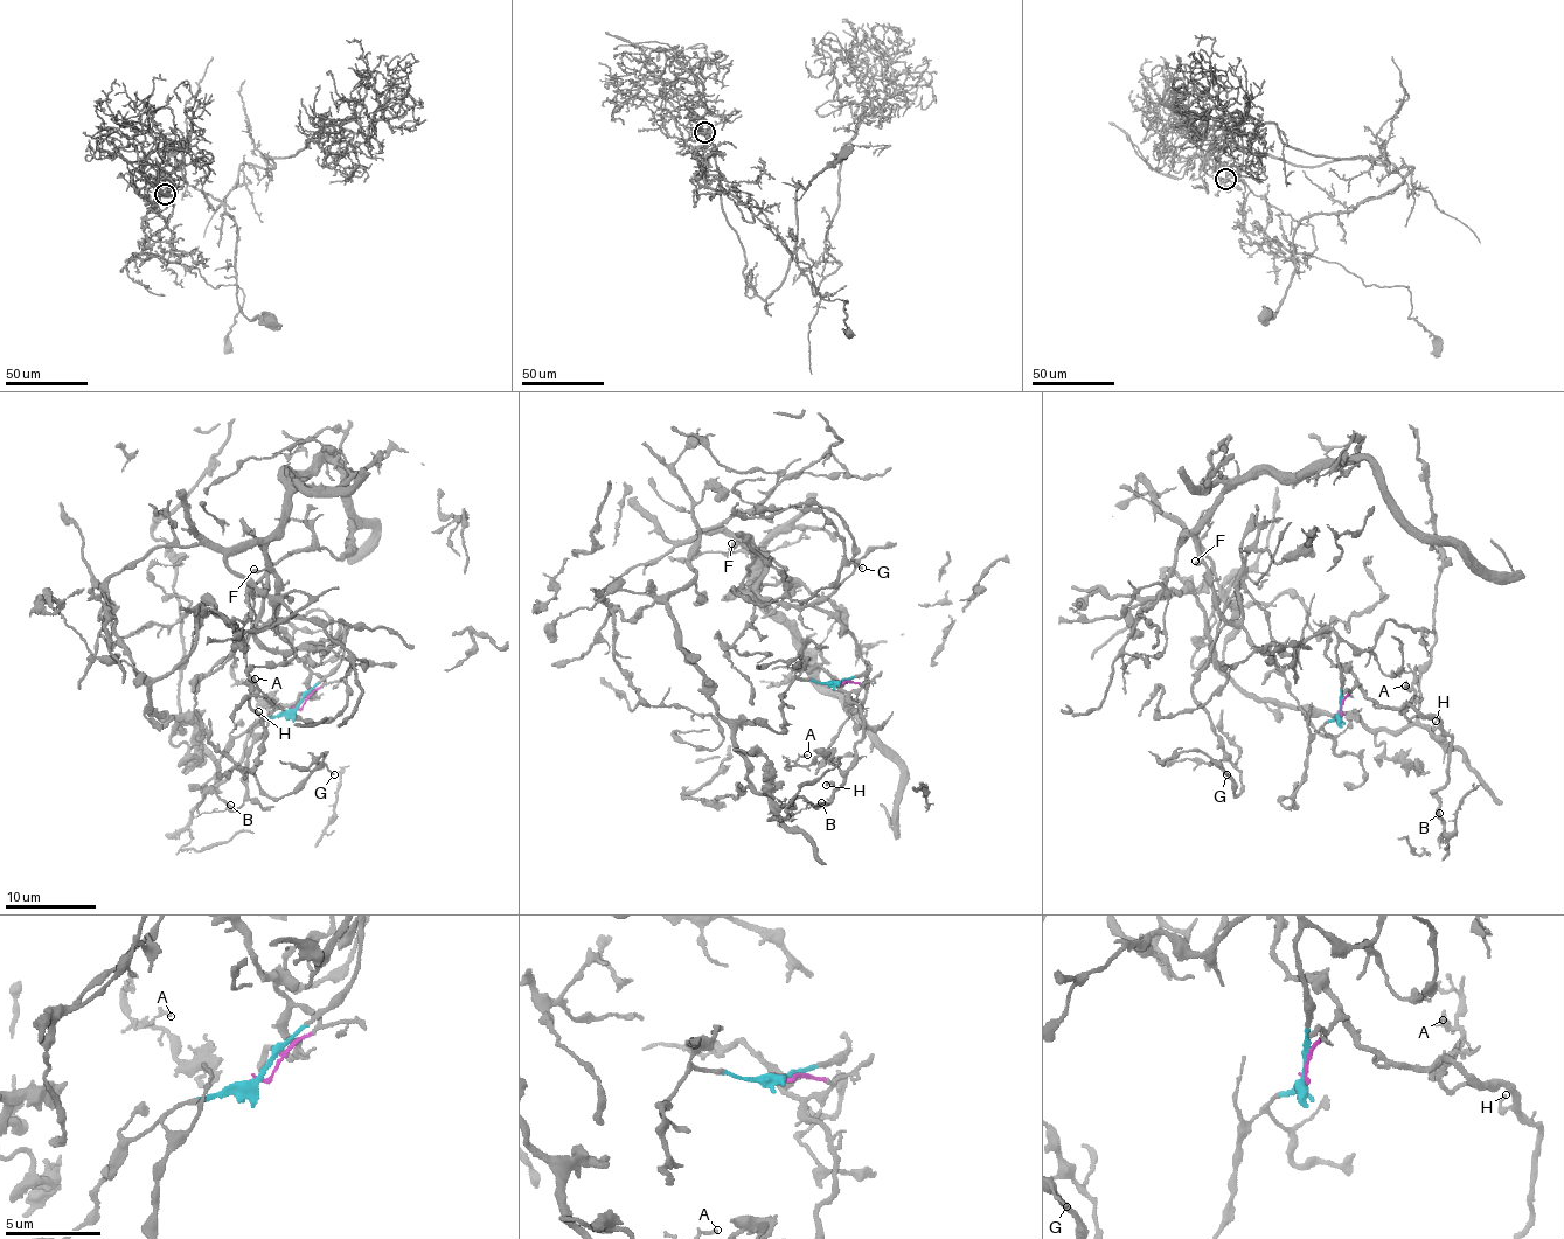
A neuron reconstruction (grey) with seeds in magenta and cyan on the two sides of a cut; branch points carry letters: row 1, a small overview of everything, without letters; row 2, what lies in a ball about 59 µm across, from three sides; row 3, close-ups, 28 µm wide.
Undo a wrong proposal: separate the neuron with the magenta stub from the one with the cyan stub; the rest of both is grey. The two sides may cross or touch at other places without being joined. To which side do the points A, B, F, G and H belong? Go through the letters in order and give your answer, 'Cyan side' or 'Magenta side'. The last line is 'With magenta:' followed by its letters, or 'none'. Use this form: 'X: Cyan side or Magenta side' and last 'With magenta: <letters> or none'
A: Magenta side
B: Magenta side
F: Cyan side
G: Cyan side
H: Magenta side
With magenta: A, B, H

